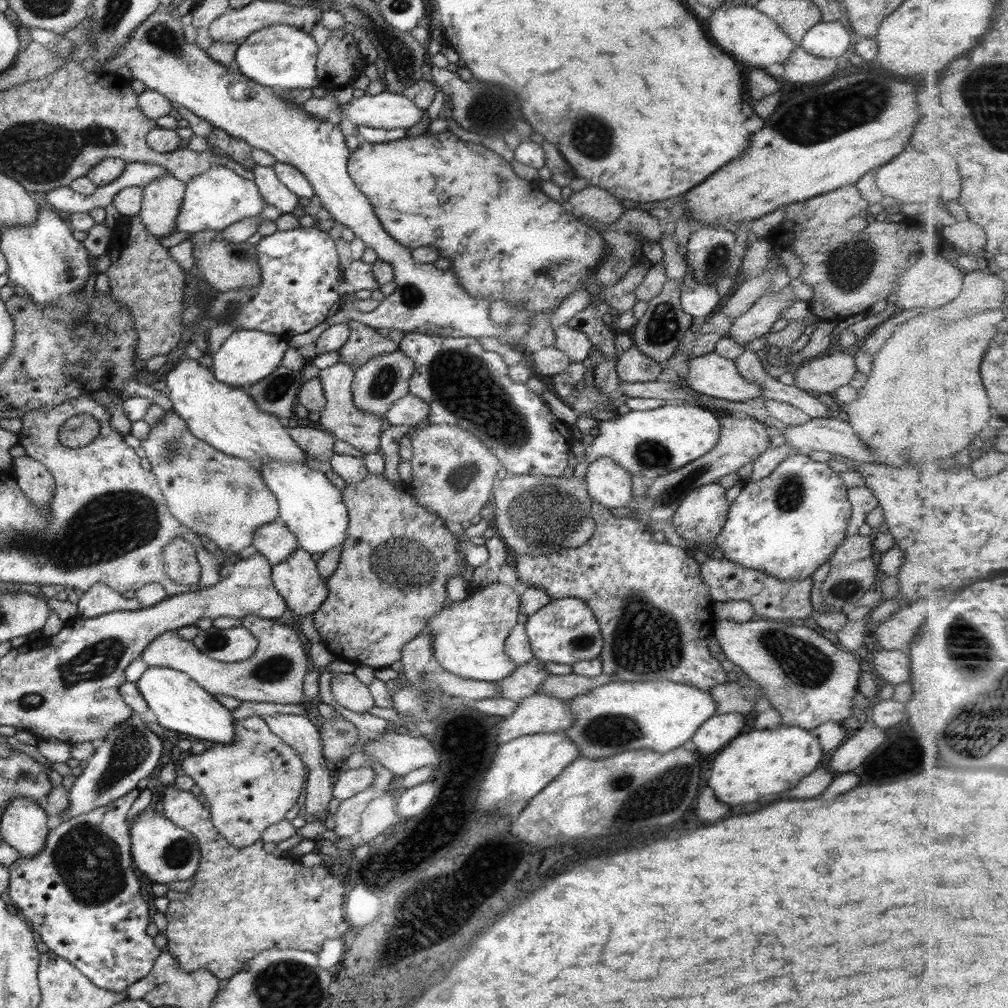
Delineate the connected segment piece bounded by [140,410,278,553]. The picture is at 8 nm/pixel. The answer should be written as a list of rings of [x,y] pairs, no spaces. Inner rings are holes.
[[[172,410],[163,411],[159,420],[150,426],[148,436],[141,441],[153,476],[157,479],[159,490],[165,499],[168,511],[175,520],[198,537],[205,536],[215,542],[221,551],[238,553],[251,545],[253,531],[262,524],[277,520],[276,498],[267,490],[256,466],[245,459],[225,455],[215,448],[193,437],[185,423]]]

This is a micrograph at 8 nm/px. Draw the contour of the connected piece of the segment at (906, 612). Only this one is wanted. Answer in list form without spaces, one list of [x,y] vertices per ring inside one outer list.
[[[910,604],[907,609],[897,610],[883,622],[879,623],[874,630],[875,638],[883,650],[900,650],[907,654],[911,640],[914,639],[914,634],[918,631],[923,619],[924,607]]]

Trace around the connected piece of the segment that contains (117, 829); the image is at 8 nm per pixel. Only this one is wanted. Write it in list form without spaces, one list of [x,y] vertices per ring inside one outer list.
[[[133,788],[131,792],[127,792],[117,800],[113,800],[110,804],[104,805],[95,810],[83,813],[77,817],[64,820],[55,829],[51,829],[45,837],[45,846],[37,852],[37,856],[31,856],[24,859],[19,857],[8,866],[9,884],[7,885],[7,896],[11,900],[11,904],[17,909],[20,916],[27,924],[31,924],[31,930],[37,932],[40,940],[47,946],[48,950],[64,958],[71,963],[85,978],[88,978],[97,988],[111,990],[113,992],[124,992],[136,980],[143,978],[153,966],[154,960],[160,953],[161,949],[153,945],[151,936],[145,933],[145,928],[149,923],[151,913],[147,903],[141,899],[139,890],[141,890],[141,880],[137,871],[133,868],[132,858],[130,854],[130,834],[128,823],[125,820],[127,812],[135,799],[140,794],[139,788]]]

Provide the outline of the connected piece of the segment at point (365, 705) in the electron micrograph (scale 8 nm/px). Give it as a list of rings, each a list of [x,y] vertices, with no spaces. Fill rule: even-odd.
[[[353,673],[332,674],[330,692],[341,708],[353,714],[365,714],[373,706],[368,688],[358,681]]]

